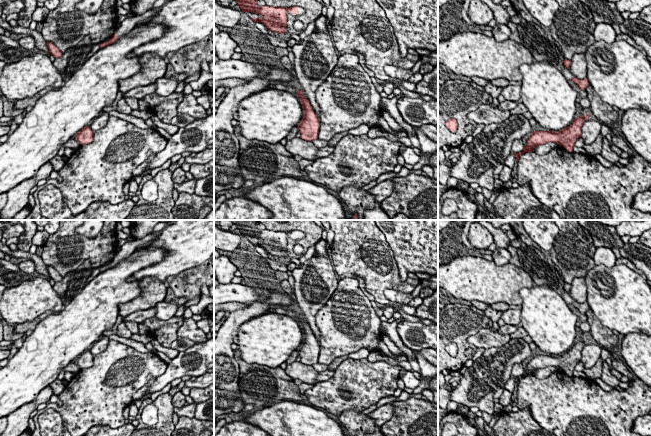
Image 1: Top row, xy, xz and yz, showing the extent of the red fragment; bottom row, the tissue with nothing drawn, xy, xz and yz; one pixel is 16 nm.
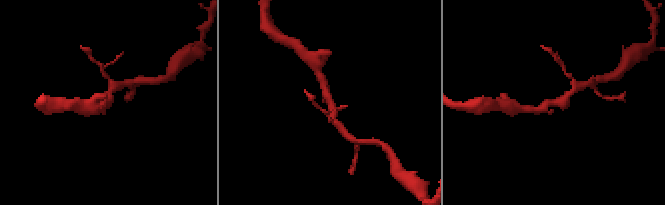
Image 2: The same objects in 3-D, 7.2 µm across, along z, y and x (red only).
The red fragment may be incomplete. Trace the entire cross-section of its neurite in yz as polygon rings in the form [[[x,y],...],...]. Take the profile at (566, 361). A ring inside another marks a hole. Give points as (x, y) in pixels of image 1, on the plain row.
[[[589,337],[574,343],[570,350],[557,356],[534,355],[527,363],[527,370],[524,370],[524,374],[519,377],[513,377],[516,380],[516,385],[518,386],[519,381],[525,376],[534,376],[534,372],[537,369],[543,369],[549,366],[558,367],[568,376],[573,376],[575,366],[581,361],[582,350],[587,343],[589,343]]]

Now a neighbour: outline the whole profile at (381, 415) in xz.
[[[387,403],[381,407],[376,408],[373,412],[368,415],[374,420],[375,426],[382,426],[384,423],[389,421],[393,416],[394,405],[393,403]]]

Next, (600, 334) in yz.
[[[588,308],[585,315],[590,325],[589,335],[591,339],[602,348],[607,349],[611,354],[612,350],[617,349],[618,336],[611,329],[604,326],[590,308]]]

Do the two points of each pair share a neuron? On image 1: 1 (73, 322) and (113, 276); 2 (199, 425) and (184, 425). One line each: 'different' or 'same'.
1: same
2: same

